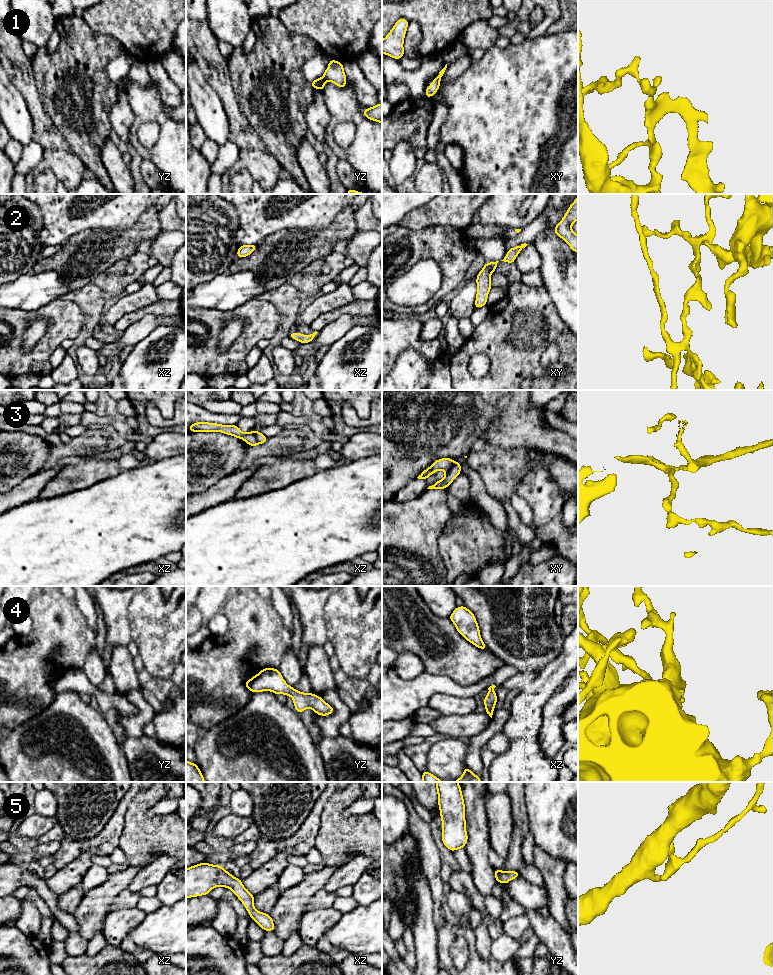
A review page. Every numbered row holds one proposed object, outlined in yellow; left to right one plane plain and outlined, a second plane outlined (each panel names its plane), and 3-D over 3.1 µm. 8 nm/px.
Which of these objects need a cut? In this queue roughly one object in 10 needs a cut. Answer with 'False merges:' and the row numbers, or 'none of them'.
False merges: 1, 3

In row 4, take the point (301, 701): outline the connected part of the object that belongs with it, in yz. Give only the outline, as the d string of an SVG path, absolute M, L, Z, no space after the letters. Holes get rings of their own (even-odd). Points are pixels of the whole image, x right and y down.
M263 668L257 675L245 682L245 687L252 693L271 691L276 695L291 696L297 713L301 713L307 708L321 716L327 716L334 712L334 708L320 696L296 691L294 687L290 687L276 668Z

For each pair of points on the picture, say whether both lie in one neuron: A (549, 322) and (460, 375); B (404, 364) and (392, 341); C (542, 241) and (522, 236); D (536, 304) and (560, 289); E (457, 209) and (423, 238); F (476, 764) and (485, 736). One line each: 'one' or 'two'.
A: one
B: two
C: two
D: two
E: two
F: one

